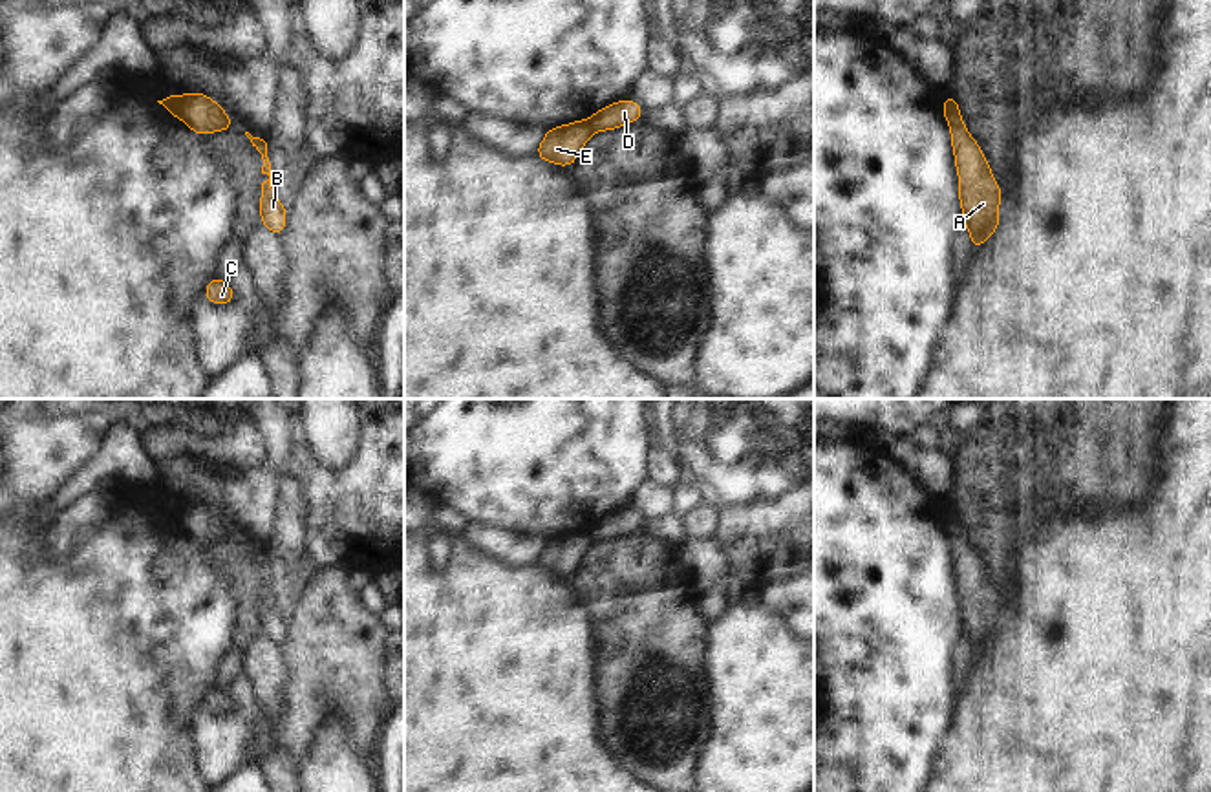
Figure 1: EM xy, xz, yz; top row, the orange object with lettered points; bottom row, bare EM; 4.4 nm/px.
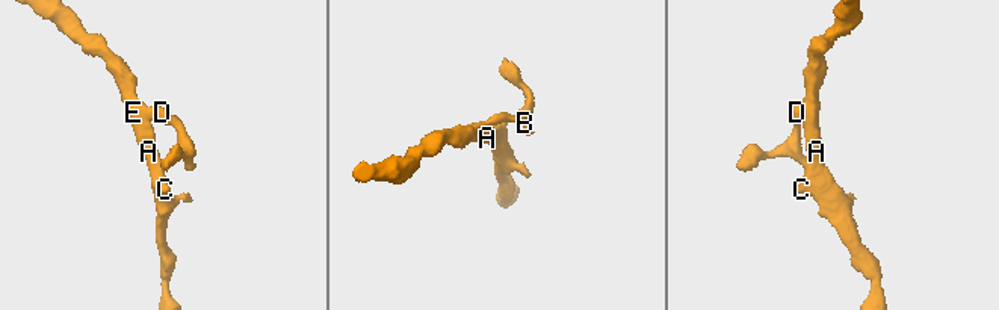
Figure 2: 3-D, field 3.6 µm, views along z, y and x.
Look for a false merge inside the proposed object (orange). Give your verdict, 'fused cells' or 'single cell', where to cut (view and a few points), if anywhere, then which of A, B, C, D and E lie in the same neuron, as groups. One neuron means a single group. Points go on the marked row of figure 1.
fused cells; cut xy (183, 96), (180, 116); groups A C E / B D

